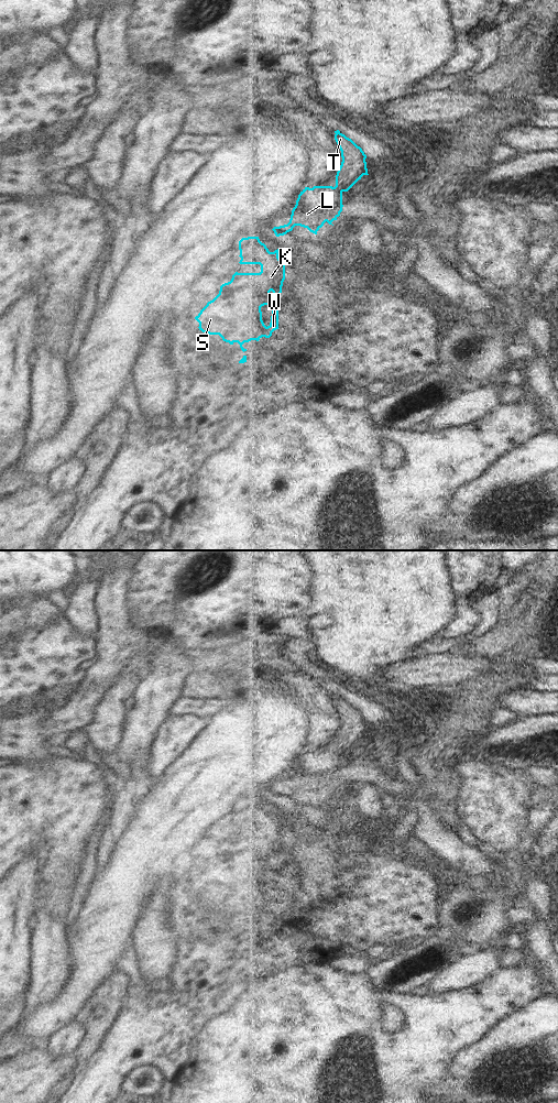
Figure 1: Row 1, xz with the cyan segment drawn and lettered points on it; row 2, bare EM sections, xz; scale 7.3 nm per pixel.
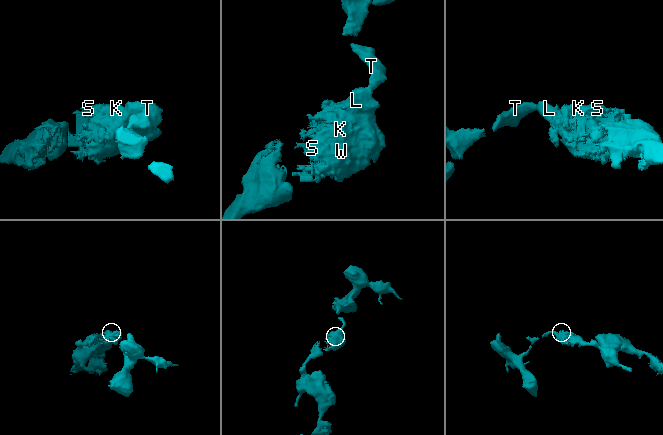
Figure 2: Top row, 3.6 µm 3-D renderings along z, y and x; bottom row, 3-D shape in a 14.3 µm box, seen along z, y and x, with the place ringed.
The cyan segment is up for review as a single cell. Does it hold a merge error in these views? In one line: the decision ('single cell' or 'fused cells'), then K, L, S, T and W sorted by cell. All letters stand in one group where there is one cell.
single cell | K L S T W

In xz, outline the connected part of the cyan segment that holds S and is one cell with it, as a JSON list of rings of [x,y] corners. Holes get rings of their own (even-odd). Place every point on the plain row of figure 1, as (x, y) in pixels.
[[[248,800],[242,801],[239,805],[240,813],[240,828],[260,828],[260,837],[238,837],[232,839],[230,845],[225,847],[220,850],[219,858],[200,874],[200,876],[195,881],[199,886],[199,894],[209,898],[219,898],[223,905],[233,908],[238,906],[241,914],[244,916],[247,913],[242,910],[244,906],[251,904],[259,905],[262,900],[270,902],[272,896],[278,893],[278,872],[281,866],[281,856],[283,845],[285,843],[285,828],[278,821],[280,812],[274,816],[270,816],[264,807],[262,807],[259,800]],[[264,869],[270,869],[272,872],[271,886],[266,891],[262,884],[261,871]]]

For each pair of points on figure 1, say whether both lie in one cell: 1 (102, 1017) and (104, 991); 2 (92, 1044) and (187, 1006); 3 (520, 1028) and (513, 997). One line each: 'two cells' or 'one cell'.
1: one cell
2: two cells
3: two cells

